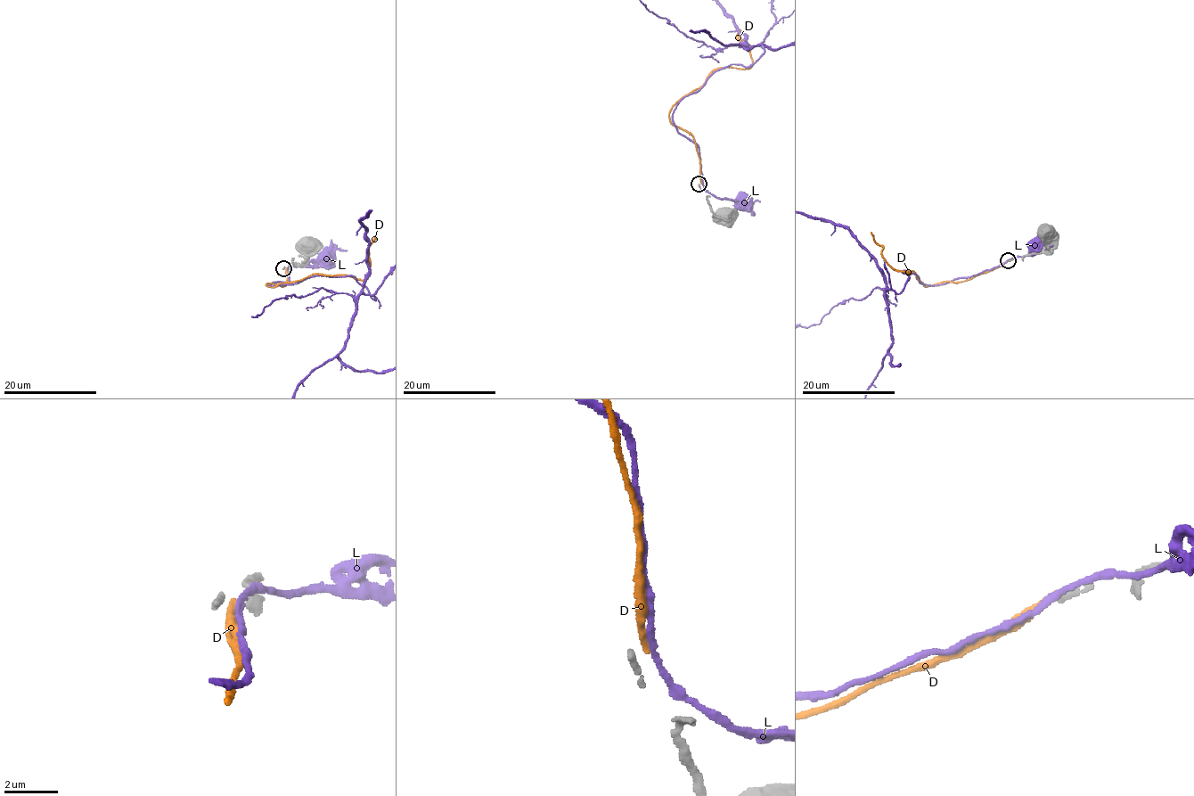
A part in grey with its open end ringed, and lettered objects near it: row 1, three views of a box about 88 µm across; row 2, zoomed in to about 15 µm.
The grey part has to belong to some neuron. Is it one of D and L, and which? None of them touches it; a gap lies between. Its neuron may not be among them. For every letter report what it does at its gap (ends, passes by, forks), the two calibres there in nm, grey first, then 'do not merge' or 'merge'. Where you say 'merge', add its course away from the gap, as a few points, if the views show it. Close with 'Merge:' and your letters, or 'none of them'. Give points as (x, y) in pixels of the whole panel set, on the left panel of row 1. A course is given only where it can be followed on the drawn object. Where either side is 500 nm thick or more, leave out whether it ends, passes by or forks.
D: it ends there; 240 nm thick on the grey side, 320 nm on the other; do not merge
L: it passes by; 240 nm thick on the grey side, 200 nm on the other; do not merge
Merge: none of them

